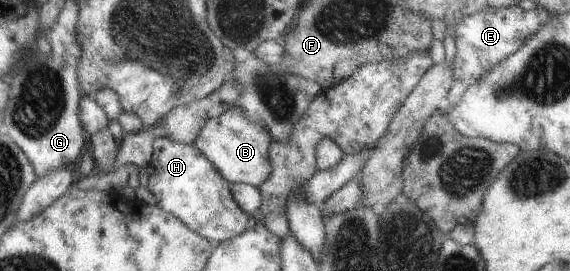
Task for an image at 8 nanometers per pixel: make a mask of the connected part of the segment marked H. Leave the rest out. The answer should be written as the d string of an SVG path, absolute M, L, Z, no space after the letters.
M156 137L151 157L142 167L148 174L145 188L152 194L154 205L212 244L227 241L250 226L249 217L232 198L231 183L216 172L194 143L180 144L168 137Z

